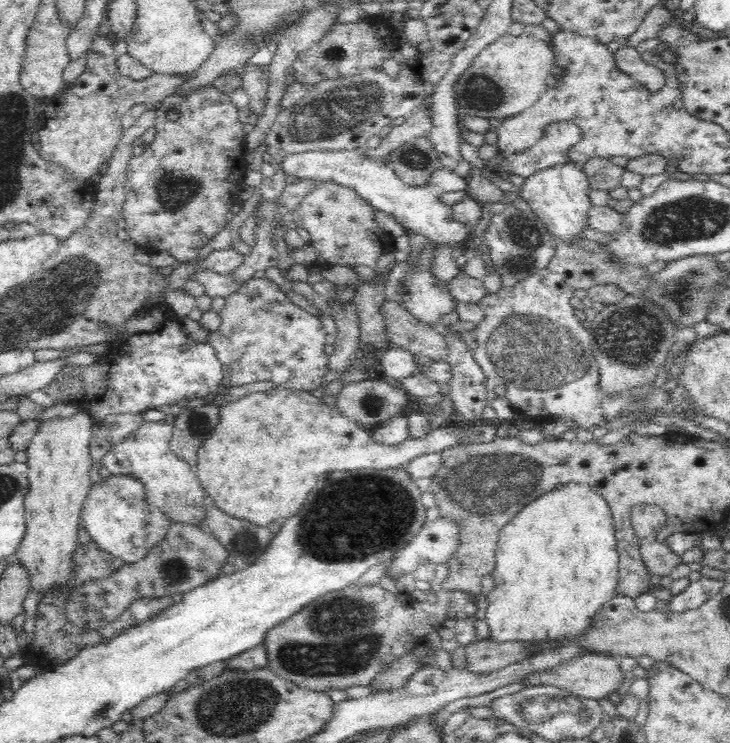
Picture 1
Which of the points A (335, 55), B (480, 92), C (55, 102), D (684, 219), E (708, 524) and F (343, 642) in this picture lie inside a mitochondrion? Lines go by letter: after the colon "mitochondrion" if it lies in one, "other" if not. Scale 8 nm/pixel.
A: mitochondrion
B: mitochondrion
C: other
D: mitochondrion
E: other
F: mitochondrion

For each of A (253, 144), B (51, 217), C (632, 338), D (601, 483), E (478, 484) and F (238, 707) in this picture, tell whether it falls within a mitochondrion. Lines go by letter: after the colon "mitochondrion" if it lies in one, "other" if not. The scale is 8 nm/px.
A: other
B: other
C: mitochondrion
D: other
E: mitochondrion
F: mitochondrion

